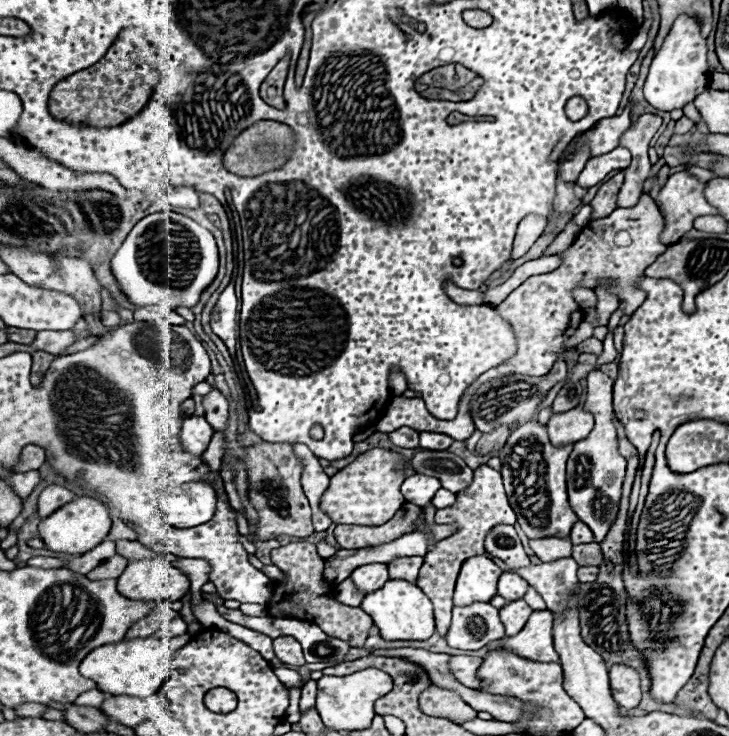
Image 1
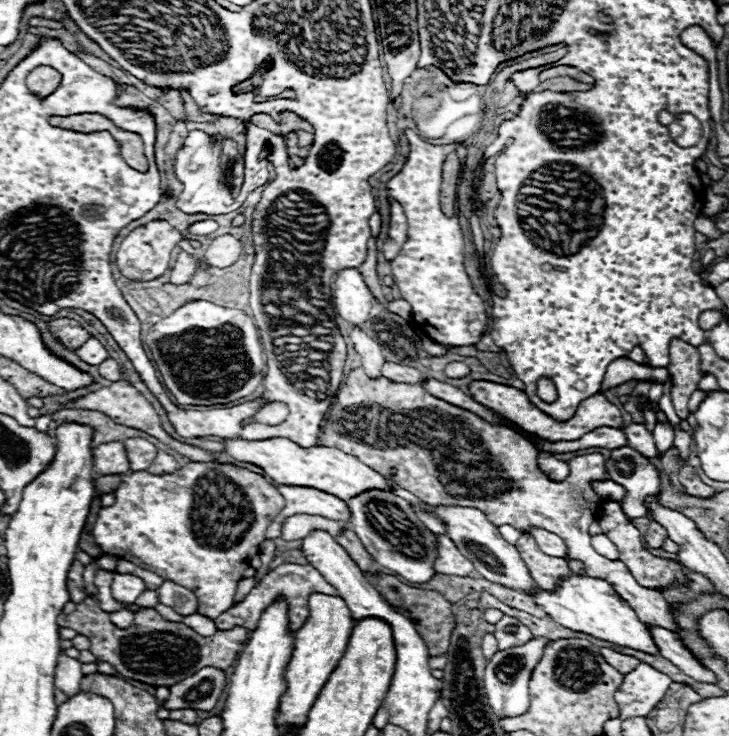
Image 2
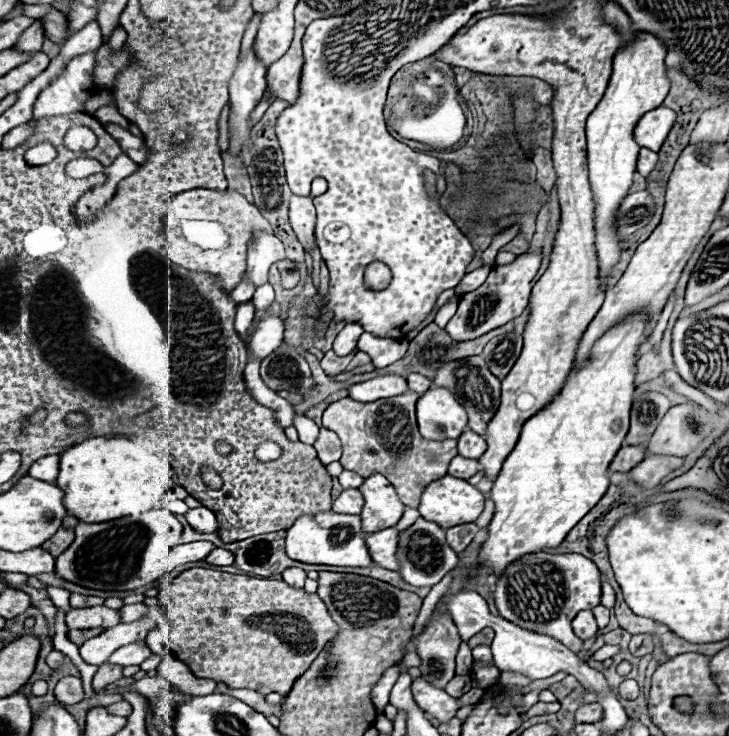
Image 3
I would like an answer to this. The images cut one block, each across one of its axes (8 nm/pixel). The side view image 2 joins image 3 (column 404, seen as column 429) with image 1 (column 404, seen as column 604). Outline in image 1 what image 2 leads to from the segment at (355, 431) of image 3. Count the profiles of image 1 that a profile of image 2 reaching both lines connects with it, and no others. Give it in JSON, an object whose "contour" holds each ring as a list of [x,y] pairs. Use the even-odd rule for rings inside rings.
{"contour":[[[380,448],[360,454],[352,464],[330,478],[330,488],[322,496],[320,508],[328,512],[334,524],[358,522],[364,526],[378,526],[382,522],[388,522],[406,502],[400,494],[400,482],[406,478],[404,464],[406,460],[400,454]],[[420,556],[398,558],[396,562],[392,562],[392,564],[388,566],[390,580],[406,580],[406,582],[414,582],[414,584],[416,584],[420,568],[422,568],[422,558],[420,558]]]}

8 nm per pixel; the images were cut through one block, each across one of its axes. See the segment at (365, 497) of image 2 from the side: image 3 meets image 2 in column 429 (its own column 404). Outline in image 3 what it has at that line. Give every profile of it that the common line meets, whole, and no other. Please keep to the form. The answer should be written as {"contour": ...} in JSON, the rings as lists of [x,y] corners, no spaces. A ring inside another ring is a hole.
{"contour":[[[418,518],[410,528],[402,530],[398,534],[398,548],[396,548],[396,554],[398,554],[398,574],[412,586],[436,586],[442,576],[446,572],[450,572],[452,568],[456,568],[458,564],[458,556],[456,552],[448,546],[446,542],[446,532],[444,528],[440,528],[436,522],[428,522],[424,518]]]}

